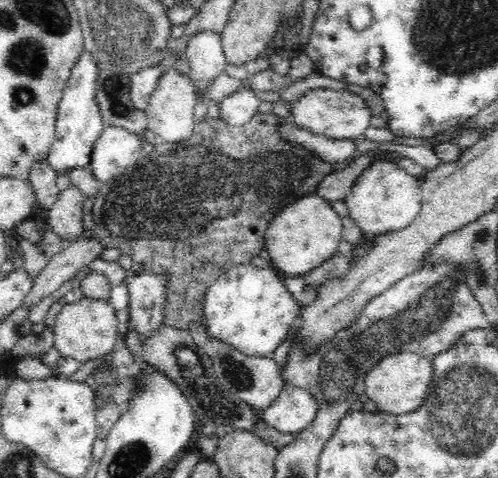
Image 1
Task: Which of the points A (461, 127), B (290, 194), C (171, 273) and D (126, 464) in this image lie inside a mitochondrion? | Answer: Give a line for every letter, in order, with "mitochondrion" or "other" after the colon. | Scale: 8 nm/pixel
A: other
B: other
C: other
D: mitochondrion

